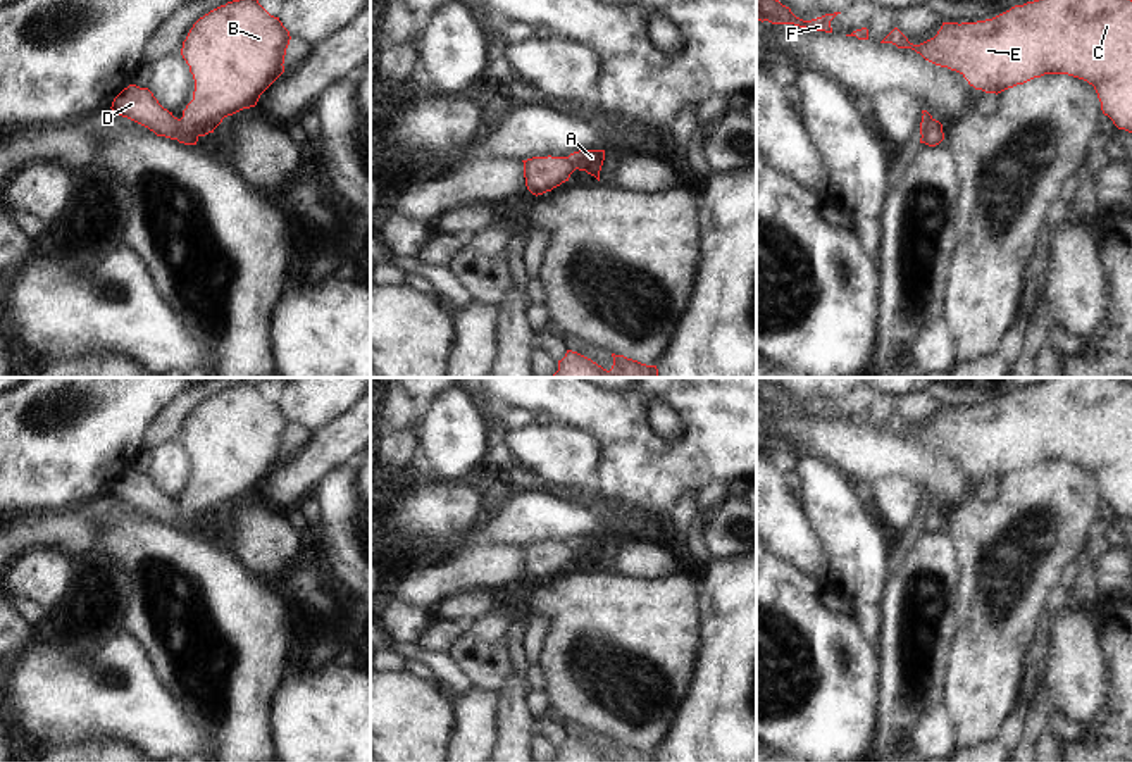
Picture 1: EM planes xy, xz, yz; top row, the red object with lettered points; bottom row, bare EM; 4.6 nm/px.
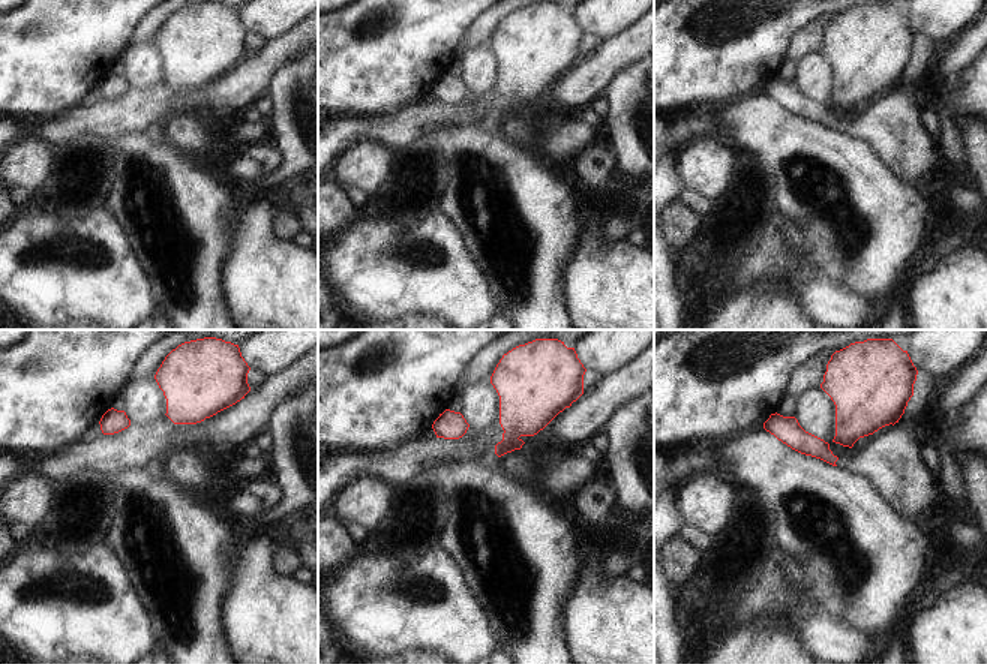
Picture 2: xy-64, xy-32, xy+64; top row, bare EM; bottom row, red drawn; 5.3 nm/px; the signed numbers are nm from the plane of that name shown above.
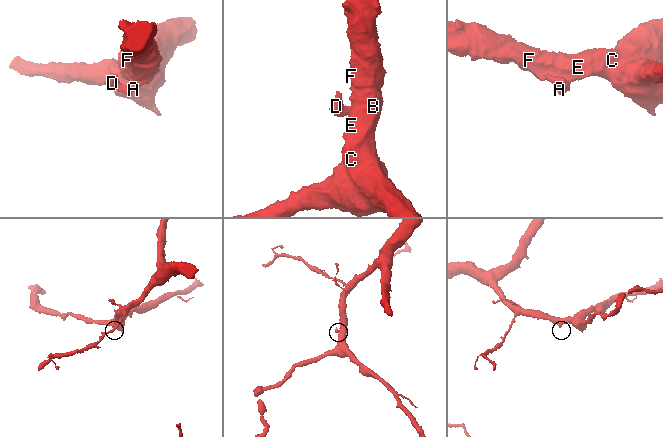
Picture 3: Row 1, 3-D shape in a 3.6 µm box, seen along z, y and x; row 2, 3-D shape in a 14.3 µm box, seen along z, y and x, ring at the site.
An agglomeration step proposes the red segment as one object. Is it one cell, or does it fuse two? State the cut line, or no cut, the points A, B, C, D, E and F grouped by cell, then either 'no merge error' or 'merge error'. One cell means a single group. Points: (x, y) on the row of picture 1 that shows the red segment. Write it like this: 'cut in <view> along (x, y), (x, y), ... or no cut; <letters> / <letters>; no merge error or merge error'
cut in xy along (180, 119), (185, 131), (197, 137); A B C E F / D; merge error

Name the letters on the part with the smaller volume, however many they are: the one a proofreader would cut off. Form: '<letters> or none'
D

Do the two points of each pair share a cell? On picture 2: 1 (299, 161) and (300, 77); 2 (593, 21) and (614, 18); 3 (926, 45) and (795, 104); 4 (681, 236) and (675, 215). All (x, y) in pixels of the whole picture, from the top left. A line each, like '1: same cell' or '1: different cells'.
1: same cell
2: same cell
3: same cell
4: same cell

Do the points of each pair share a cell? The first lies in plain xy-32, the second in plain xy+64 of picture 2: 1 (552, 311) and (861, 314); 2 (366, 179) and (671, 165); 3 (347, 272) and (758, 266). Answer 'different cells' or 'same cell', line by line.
1: different cells
2: different cells
3: same cell

